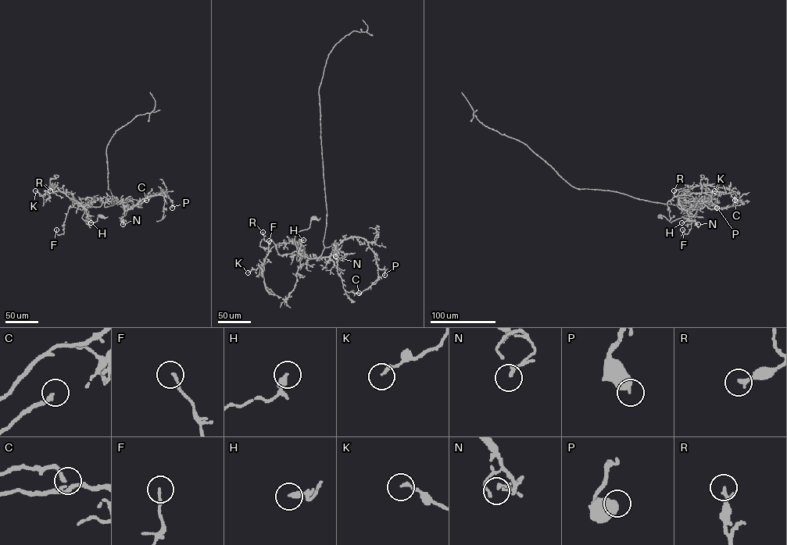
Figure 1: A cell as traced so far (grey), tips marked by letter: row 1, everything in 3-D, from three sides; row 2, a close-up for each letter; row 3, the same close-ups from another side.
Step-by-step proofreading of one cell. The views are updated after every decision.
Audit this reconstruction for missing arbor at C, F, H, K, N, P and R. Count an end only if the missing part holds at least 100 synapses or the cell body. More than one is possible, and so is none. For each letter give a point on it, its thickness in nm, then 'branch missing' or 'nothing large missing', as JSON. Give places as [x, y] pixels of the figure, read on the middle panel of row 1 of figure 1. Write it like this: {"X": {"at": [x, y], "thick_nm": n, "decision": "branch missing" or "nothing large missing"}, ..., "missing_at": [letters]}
{"C": {"at": [359, 293], "thick_nm": 220, "decision": "nothing large missing"}, "F": {"at": [269, 240], "thick_nm": 130, "decision": "nothing large missing"}, "H": {"at": [303, 240], "thick_nm": 280, "decision": "nothing large missing"}, "K": {"at": [248, 272], "thick_nm": 150, "decision": "nothing large missing"}, "N": {"at": [335, 256], "thick_nm": 170, "decision": "nothing large missing"}, "P": {"at": [384, 275], "thick_nm": 500, "decision": "nothing large missing"}, "R": {"at": [262, 232], "thick_nm": 190, "decision": "nothing large missing"}, "missing_at": []}

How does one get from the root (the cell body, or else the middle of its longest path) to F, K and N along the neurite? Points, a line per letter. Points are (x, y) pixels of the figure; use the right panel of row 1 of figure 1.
F: (660, 215), (664, 216), (671, 222), (689, 213), (697, 206), (696, 215), (688, 233), (681, 235), (682, 229)
K: (660, 215), (671, 222), (689, 213), (694, 208), (683, 202), (695, 186), (704, 184), (710, 196), (714, 190)
N: (660, 215), (664, 216), (671, 222), (700, 207), (699, 201), (687, 212), (688, 219), (698, 224)

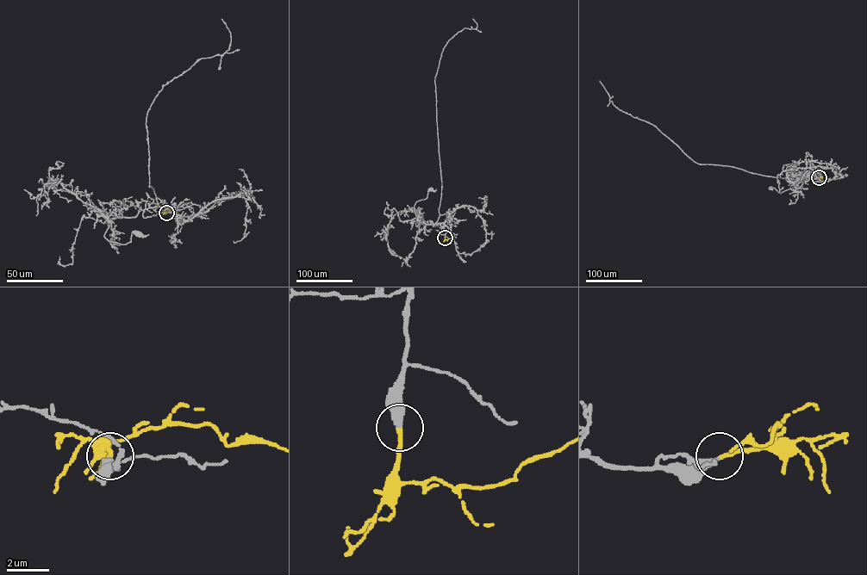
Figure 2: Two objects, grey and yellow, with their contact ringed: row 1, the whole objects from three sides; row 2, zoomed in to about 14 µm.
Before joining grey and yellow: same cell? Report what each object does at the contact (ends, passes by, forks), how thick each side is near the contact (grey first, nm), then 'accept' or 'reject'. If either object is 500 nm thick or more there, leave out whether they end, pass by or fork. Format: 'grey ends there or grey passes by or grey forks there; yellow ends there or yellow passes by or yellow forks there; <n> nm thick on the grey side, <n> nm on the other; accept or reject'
grey ends there; yellow ends there; 360 nm thick on the grey side, 190 nm on the other; accept

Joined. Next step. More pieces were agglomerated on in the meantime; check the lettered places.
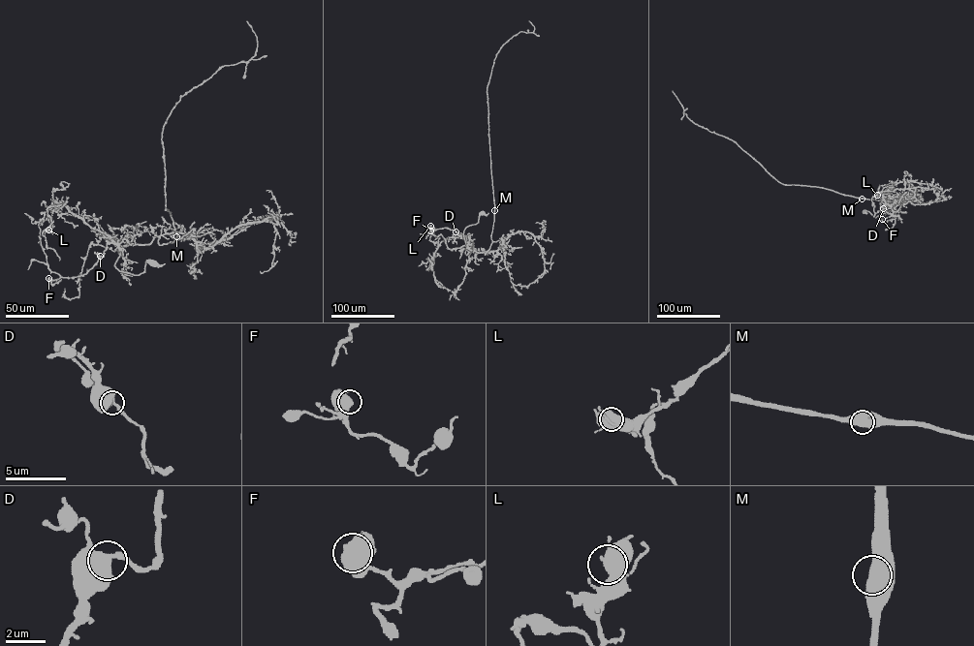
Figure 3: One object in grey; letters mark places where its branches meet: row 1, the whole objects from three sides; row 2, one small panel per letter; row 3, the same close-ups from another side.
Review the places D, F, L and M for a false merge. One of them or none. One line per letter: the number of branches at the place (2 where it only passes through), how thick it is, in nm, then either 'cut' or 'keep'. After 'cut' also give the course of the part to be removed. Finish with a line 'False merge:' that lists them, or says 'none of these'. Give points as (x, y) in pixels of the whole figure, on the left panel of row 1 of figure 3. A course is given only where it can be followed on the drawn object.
D: 2 | 650 nm | keep
F: 2 | 600 nm | keep
L: 3 | 460 nm | keep
M: 1 | 950 nm | cut | (176, 236), (170, 214)
False merge: M

